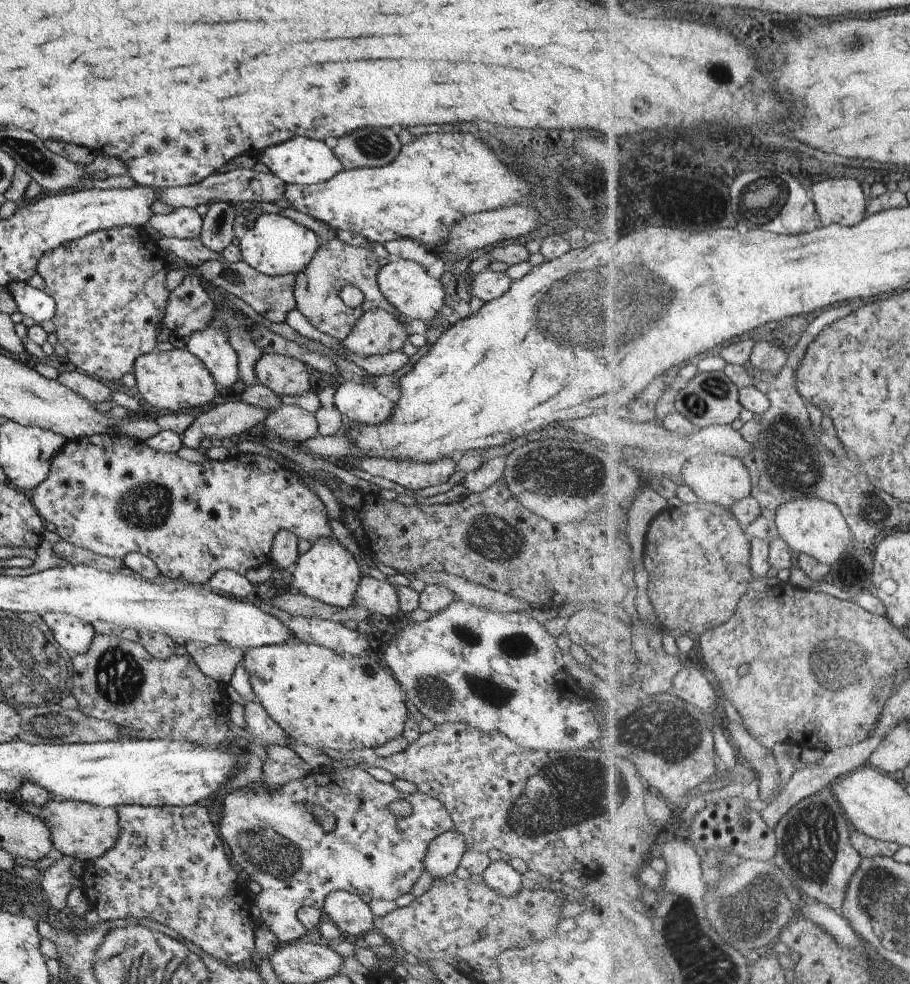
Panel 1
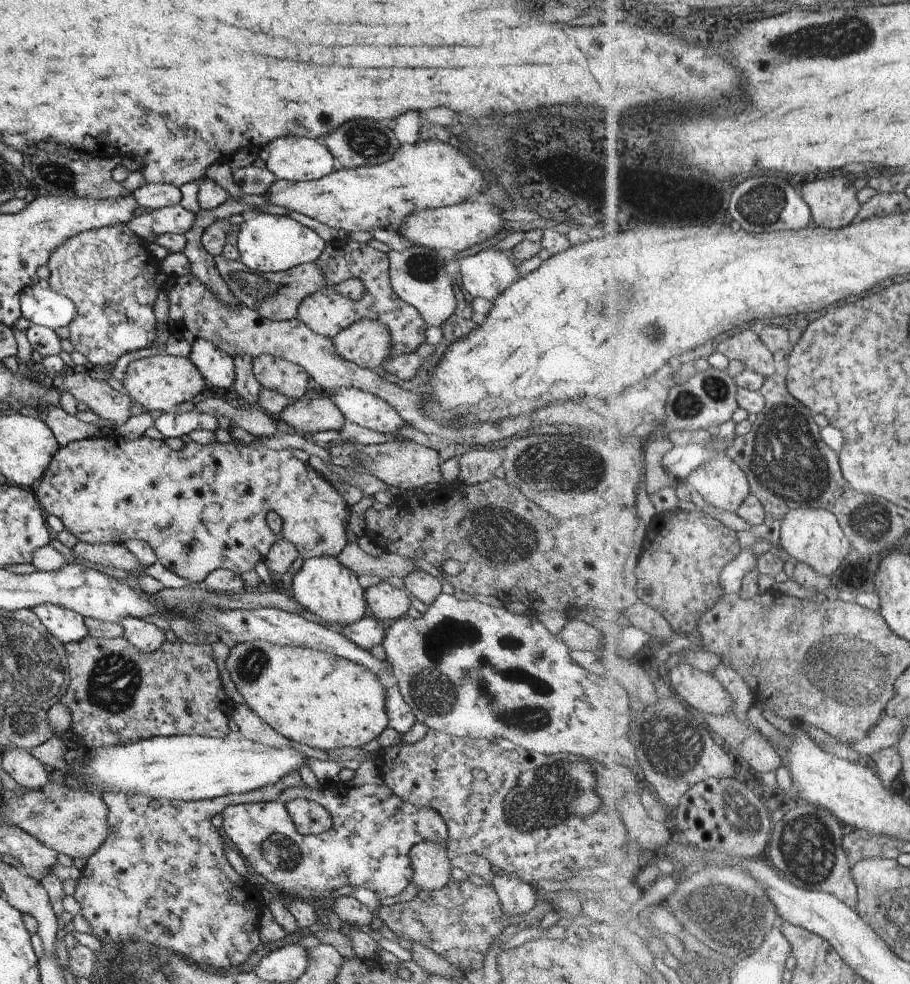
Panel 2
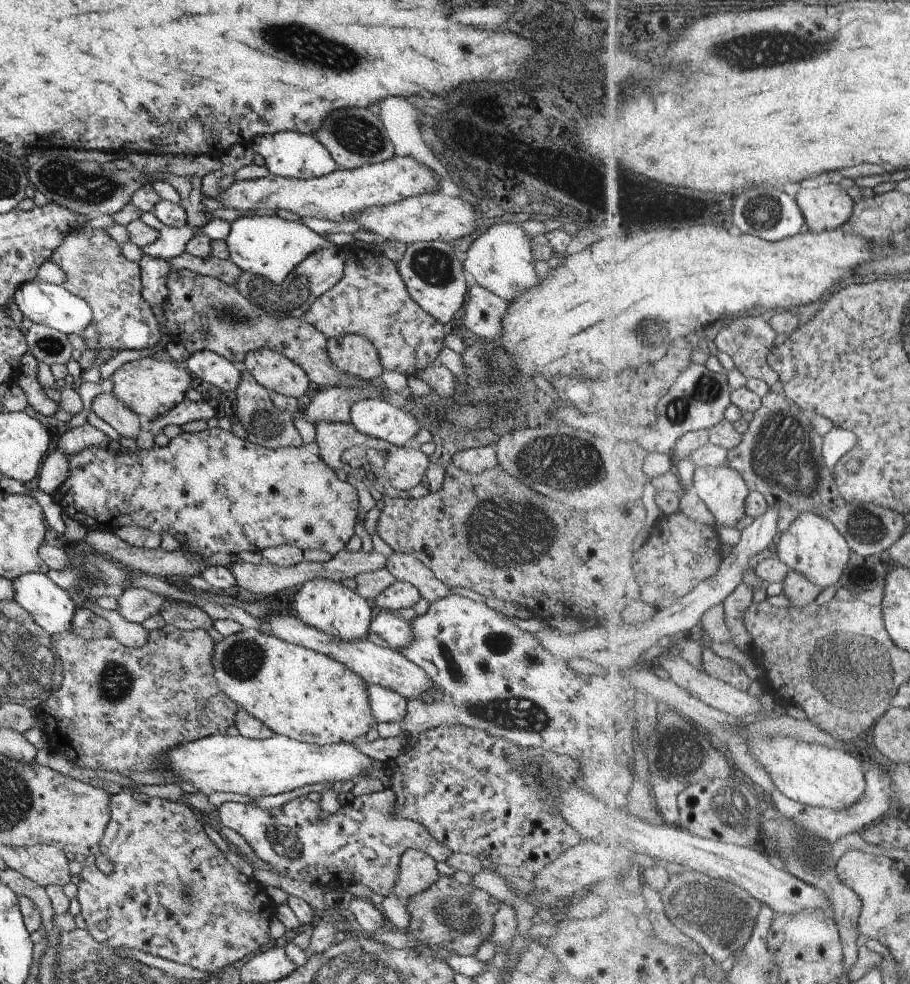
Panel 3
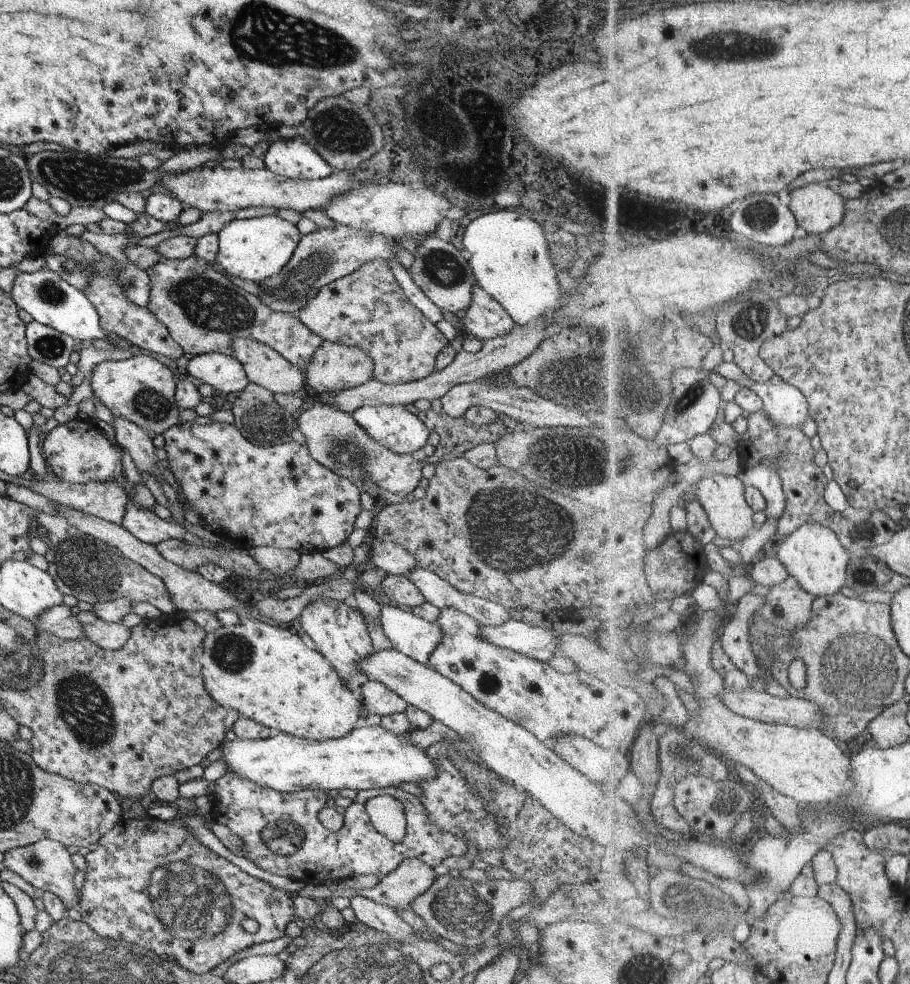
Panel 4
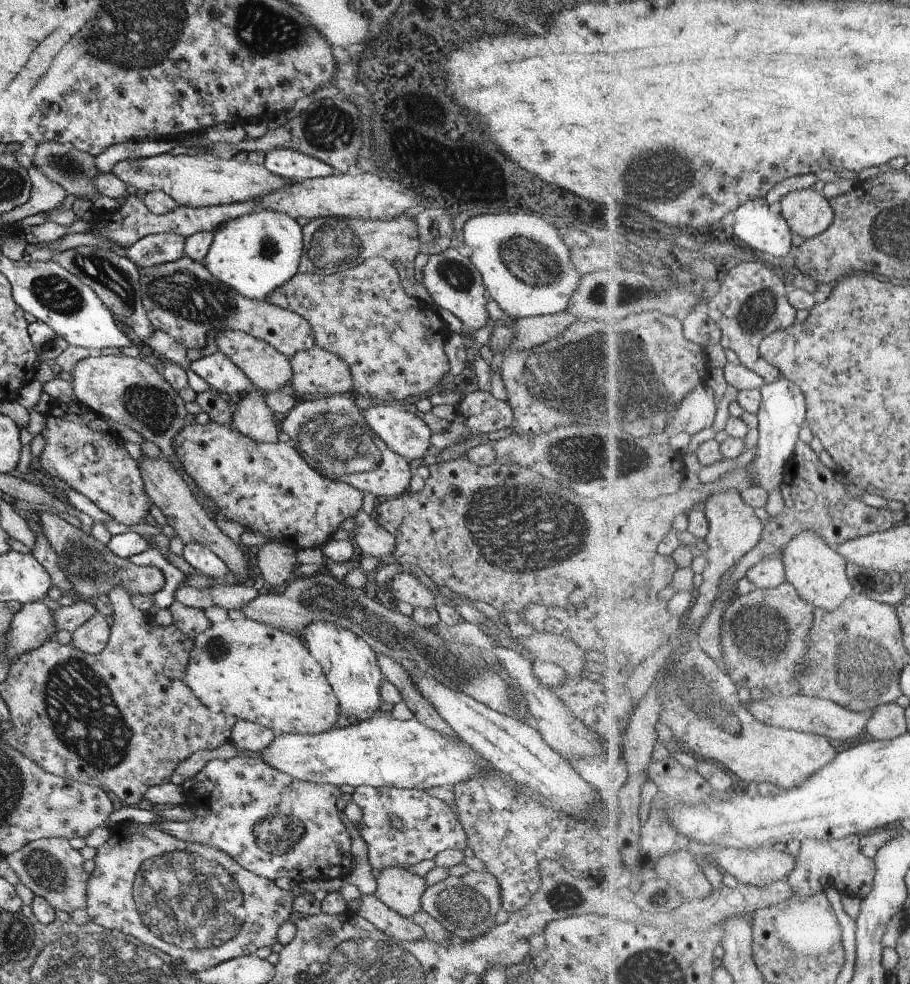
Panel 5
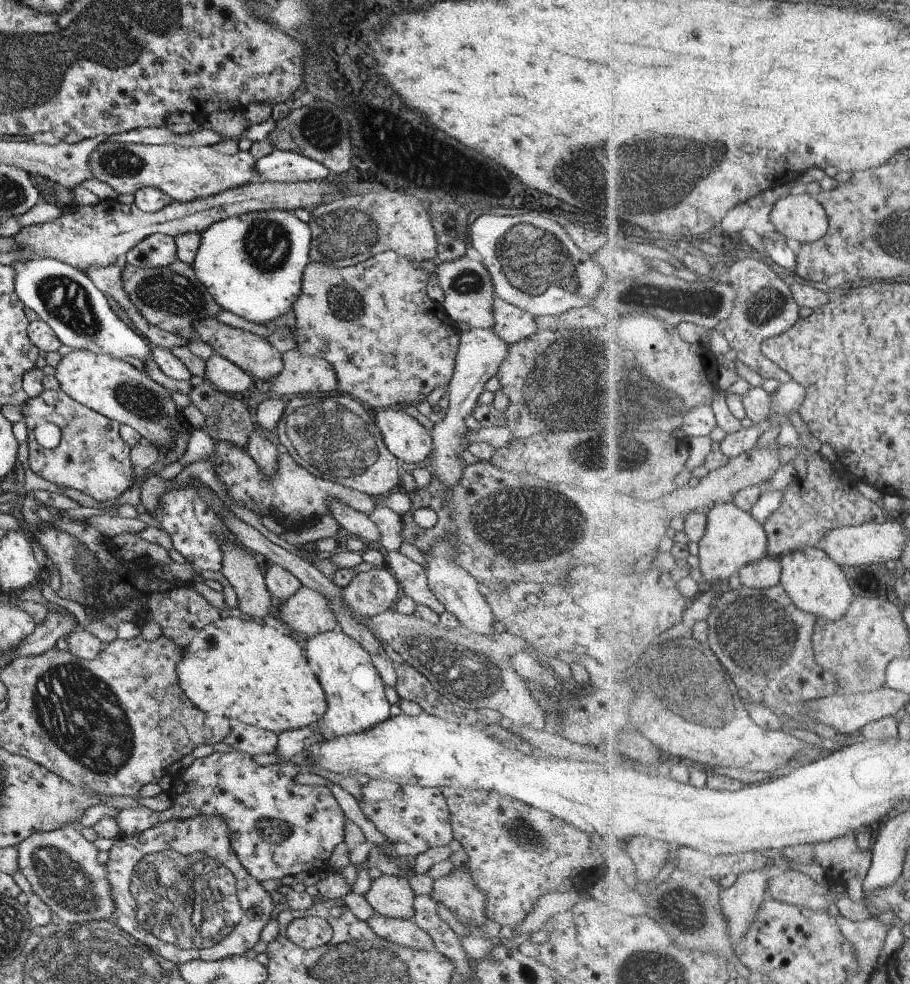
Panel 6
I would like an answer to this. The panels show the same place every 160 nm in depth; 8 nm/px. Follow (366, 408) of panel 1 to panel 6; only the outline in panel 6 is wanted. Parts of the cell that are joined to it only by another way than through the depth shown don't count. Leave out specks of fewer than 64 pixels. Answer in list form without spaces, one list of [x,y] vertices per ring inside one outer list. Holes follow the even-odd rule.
[[[399,408],[374,411],[372,422],[377,426],[385,448],[392,456],[395,456],[395,459],[406,464],[417,464],[431,454],[432,438],[429,436],[428,428],[421,426]]]

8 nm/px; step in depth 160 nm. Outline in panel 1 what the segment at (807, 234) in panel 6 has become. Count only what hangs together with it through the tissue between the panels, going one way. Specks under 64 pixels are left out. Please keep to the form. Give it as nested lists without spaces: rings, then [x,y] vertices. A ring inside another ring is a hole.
[[[833,178],[811,187],[818,216],[825,227],[839,223],[859,225],[867,218],[867,198],[861,182],[853,178]]]

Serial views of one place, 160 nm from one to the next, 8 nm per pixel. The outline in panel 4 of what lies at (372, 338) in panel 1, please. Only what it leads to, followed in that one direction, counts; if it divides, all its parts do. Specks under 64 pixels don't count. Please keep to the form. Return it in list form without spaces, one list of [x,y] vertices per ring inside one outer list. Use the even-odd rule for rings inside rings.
[[[322,341],[319,348],[312,355],[312,361],[303,369],[307,373],[305,384],[308,384],[317,392],[332,394],[343,389],[348,389],[372,378],[372,360],[363,351],[354,346]]]

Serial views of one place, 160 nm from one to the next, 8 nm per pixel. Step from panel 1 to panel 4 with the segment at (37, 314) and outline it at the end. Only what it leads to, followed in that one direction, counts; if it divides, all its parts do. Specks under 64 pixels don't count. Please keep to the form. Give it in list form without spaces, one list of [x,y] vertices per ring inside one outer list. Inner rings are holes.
[[[41,267],[34,273],[17,272],[14,275],[10,297],[18,308],[25,310],[31,316],[33,321],[54,328],[76,342],[105,339],[107,335],[99,326],[95,308],[84,294],[67,284],[67,281],[59,278],[59,275],[49,268]]]

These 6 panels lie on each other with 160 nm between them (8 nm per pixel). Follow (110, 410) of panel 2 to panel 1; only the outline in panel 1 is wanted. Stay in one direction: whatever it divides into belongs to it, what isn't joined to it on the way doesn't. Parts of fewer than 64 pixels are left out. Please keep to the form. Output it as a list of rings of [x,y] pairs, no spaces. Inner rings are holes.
[[[75,369],[70,372],[60,371],[58,372],[56,381],[65,388],[76,392],[90,403],[97,404],[97,402],[110,400],[111,392],[109,388],[81,371]]]

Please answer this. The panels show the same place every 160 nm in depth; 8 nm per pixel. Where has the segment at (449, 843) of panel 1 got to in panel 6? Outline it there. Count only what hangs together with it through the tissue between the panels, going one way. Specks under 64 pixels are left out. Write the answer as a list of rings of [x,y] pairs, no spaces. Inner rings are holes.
[[[381,875],[371,881],[363,898],[373,913],[391,919],[412,919],[413,892],[405,878]]]

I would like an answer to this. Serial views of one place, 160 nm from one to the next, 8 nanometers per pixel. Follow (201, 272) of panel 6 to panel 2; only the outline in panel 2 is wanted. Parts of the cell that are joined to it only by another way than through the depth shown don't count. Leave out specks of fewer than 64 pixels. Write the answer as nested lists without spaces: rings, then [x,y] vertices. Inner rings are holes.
[[[257,213],[245,216],[236,237],[238,260],[258,274],[278,273],[301,263],[313,263],[326,245],[315,232],[287,215]]]

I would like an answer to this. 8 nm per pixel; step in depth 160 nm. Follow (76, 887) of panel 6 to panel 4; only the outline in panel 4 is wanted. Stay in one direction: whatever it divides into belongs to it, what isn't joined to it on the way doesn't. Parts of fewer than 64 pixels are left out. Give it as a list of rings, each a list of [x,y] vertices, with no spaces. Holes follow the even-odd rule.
[[[43,839],[24,847],[15,847],[2,853],[2,864],[8,871],[19,875],[28,882],[38,893],[52,892],[62,900],[65,908],[77,904],[77,896],[73,887],[75,869],[71,864],[67,850],[62,844],[51,839]]]

